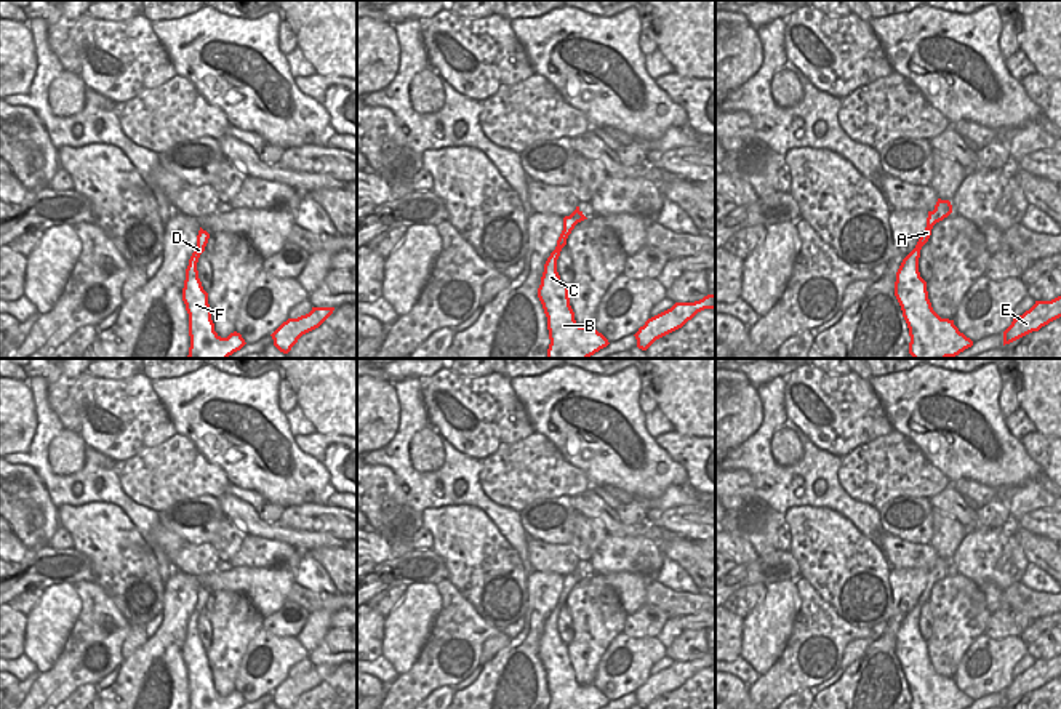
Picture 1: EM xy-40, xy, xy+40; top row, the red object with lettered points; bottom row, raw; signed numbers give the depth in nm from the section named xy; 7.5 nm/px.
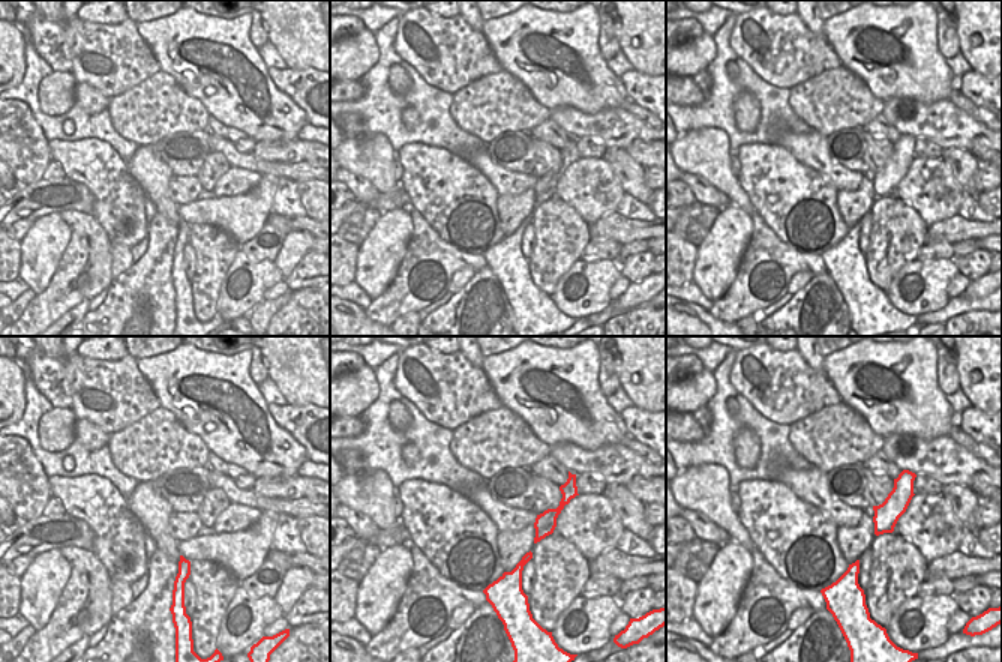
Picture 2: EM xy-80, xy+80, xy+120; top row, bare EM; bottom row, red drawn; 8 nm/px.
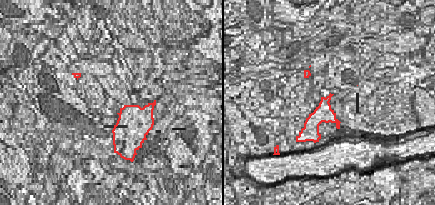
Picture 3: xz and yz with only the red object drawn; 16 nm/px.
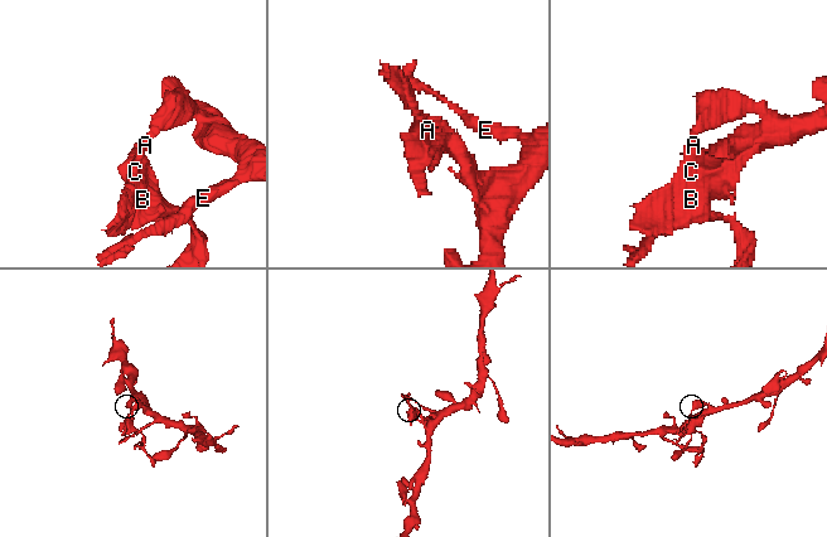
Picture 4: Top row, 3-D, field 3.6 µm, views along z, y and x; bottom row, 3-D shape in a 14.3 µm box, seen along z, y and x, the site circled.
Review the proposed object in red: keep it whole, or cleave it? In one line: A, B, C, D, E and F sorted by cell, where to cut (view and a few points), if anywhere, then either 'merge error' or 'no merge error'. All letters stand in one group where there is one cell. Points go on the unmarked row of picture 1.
A B C D F / E; cut in xy+40 along (928, 575), (935, 581); merge error

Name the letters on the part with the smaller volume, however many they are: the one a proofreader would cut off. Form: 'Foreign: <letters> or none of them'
Foreign: A, B, C, D, F

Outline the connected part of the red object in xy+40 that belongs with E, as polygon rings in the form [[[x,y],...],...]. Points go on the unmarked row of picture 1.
[[[1061,655],[1051,659],[1035,659],[1035,663],[1023,674],[1013,677],[1011,683],[1003,690],[1003,704],[1010,703],[1032,690],[1061,675]]]

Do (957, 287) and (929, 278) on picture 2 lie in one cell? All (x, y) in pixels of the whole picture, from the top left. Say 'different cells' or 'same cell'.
different cells

